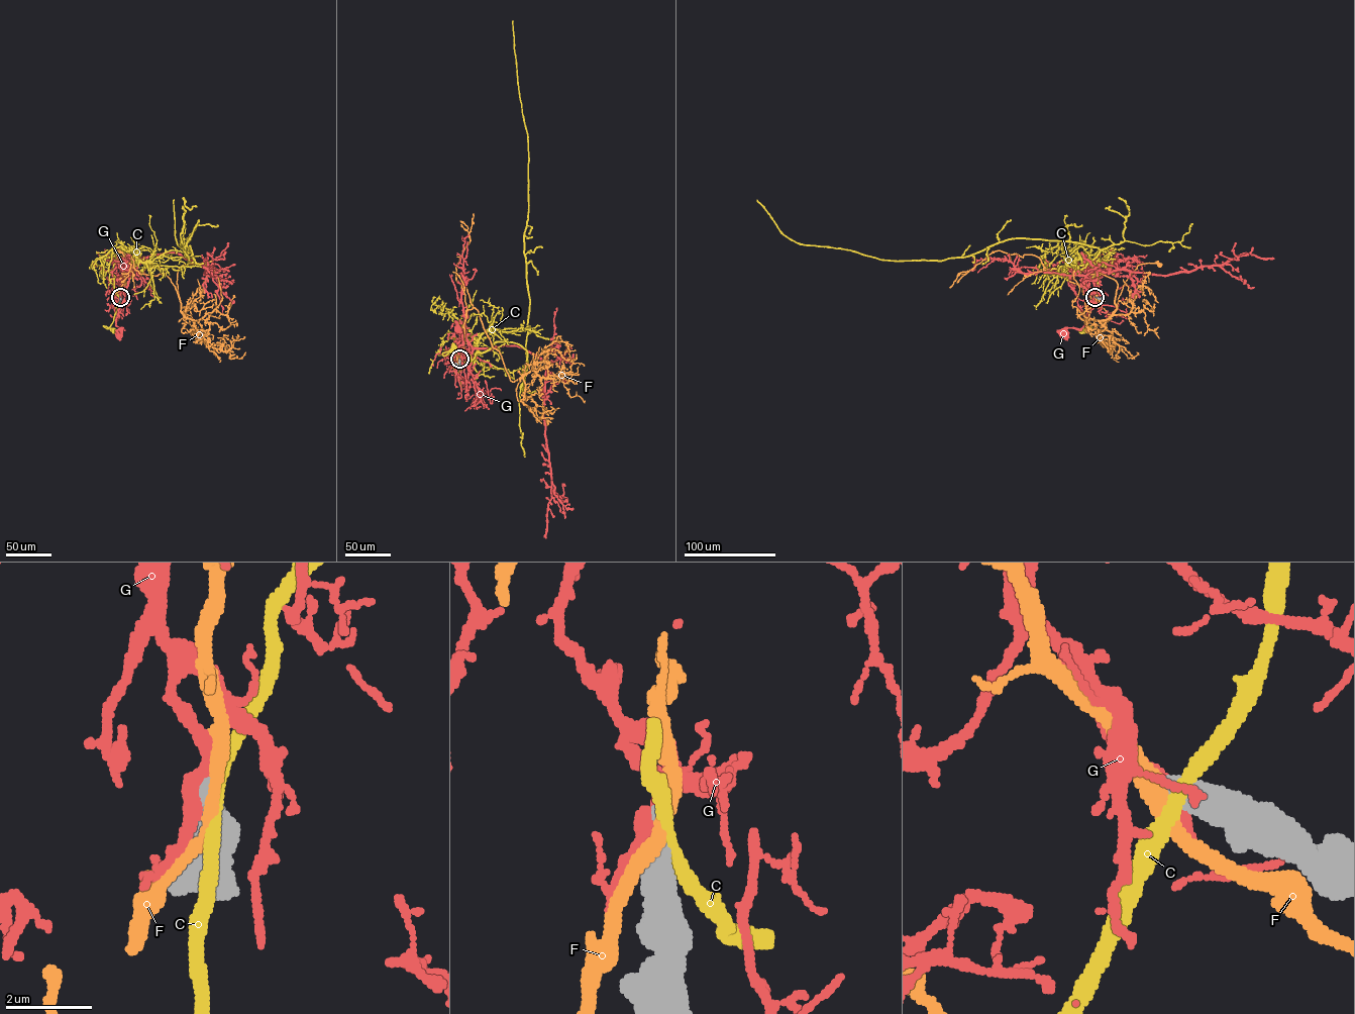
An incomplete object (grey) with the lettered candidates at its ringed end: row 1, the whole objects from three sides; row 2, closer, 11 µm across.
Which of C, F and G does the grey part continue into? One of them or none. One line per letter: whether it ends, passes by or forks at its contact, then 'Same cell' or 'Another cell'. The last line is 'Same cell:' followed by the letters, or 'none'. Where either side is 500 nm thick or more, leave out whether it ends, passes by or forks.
C: Another cell
F: Another cell
G: Another cell
Same cell: none

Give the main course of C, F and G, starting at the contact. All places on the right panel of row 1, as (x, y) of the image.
C: (1095, 297), (1086, 314), (1086, 325), (1091, 328), (1088, 326), (1082, 331)
F: (1095, 297), (1083, 285), (1043, 269), (1113, 278), (1117, 305), (1137, 267), (1159, 265)
G: (1095, 297), (1086, 284), (1087, 312), (1084, 325), (1079, 328), (1067, 328), (1064, 334)

